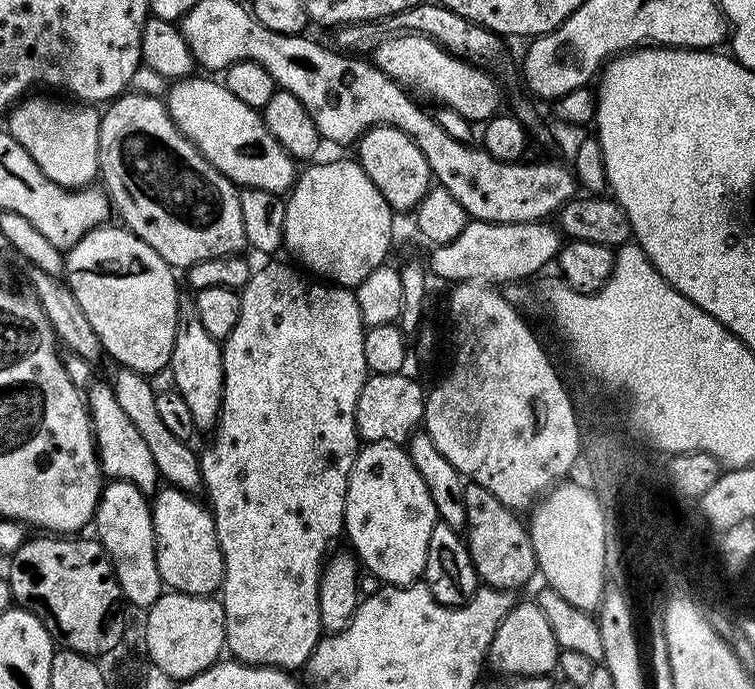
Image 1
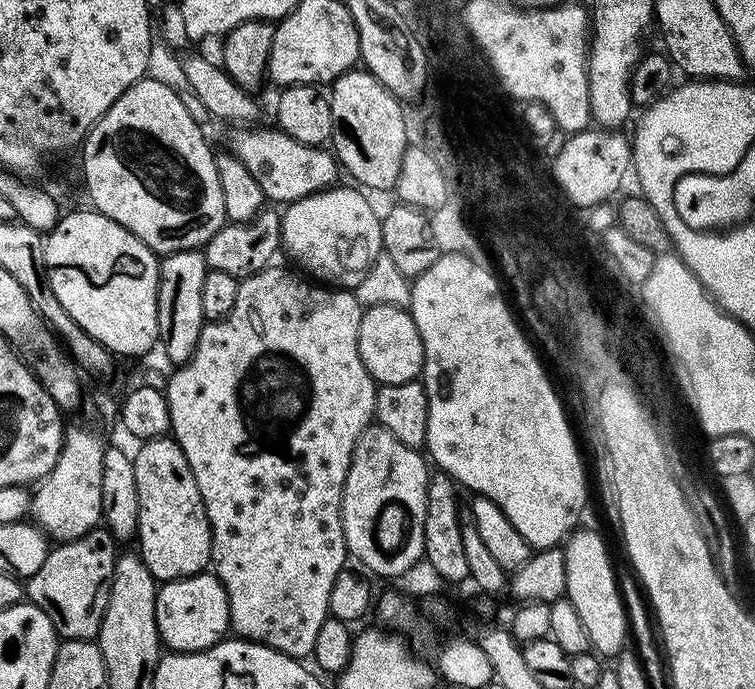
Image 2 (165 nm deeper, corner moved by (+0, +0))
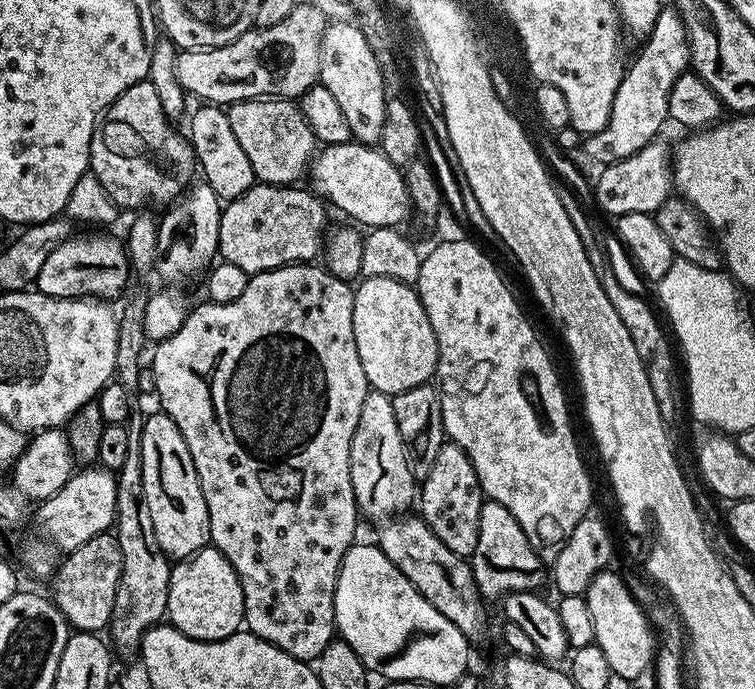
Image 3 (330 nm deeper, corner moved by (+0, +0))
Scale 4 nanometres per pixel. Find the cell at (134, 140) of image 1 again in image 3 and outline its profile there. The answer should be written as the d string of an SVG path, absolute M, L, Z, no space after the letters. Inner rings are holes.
M149 79L140 80L108 107L92 135L90 172L120 210L173 203L193 183L198 165L191 143L175 132Z

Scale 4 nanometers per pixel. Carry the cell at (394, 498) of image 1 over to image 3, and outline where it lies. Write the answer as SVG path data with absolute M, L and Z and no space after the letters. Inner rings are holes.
M369 391L366 402L362 402L362 414L350 446L350 474L357 509L376 522L407 513L408 503L411 500L413 503L417 495L418 484L413 480L406 462L402 434L398 434L398 422L394 418L392 397L385 392Z

